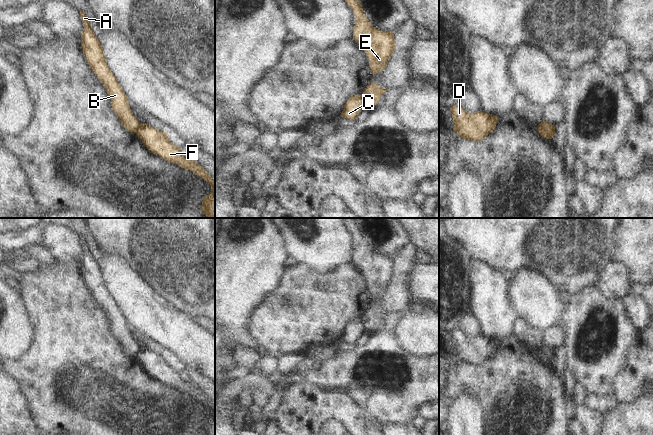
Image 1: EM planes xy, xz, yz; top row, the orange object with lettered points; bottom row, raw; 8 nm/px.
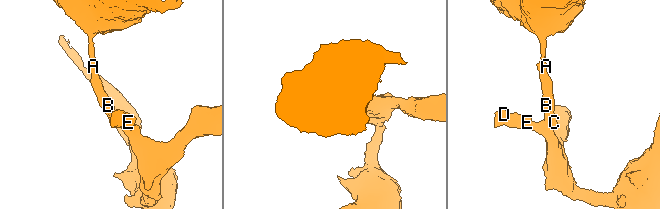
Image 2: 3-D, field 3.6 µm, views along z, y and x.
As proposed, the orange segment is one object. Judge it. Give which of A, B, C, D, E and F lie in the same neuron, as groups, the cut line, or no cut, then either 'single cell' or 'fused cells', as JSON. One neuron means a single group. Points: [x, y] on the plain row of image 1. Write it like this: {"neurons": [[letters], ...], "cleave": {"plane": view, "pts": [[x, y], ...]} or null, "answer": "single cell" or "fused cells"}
{"neurons": [["A", "B", "C"], ["D", "E", "F"]], "cleave": {"plane": "yz", "pts": [[538, 349], [550, 362]]}, "answer": "fused cells"}

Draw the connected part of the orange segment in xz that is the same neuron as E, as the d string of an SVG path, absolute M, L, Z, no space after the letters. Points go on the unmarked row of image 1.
M344 218L343 222L353 234L355 240L353 264L366 277L371 296L376 299L386 292L389 282L394 276L394 258L393 256L386 256L373 251L363 237L363 232L355 218Z

